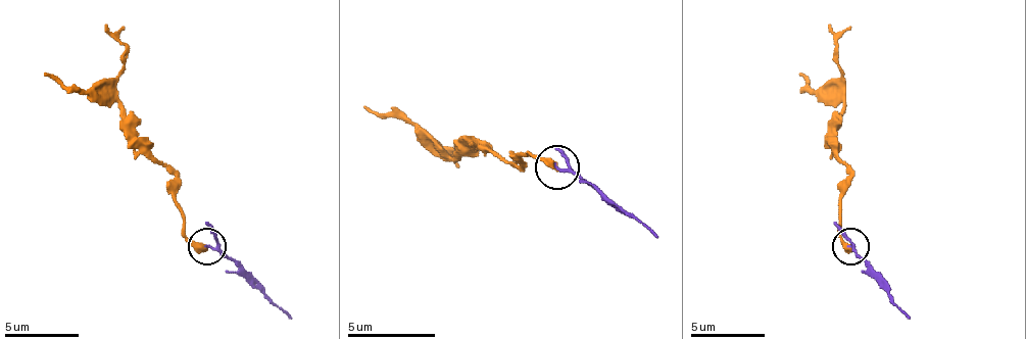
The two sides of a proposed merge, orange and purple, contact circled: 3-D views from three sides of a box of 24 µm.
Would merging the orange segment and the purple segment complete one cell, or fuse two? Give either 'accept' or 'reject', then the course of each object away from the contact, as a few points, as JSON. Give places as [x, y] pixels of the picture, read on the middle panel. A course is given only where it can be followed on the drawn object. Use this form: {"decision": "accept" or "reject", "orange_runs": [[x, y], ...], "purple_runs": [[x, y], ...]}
{"decision": "reject", "orange_runs": [[556, 167], [530, 154], [512, 163], [490, 150], [459, 150], [450, 159], [411, 124], [362, 106]], "purple_runs": [[556, 167], [578, 173], [656, 238]]}

